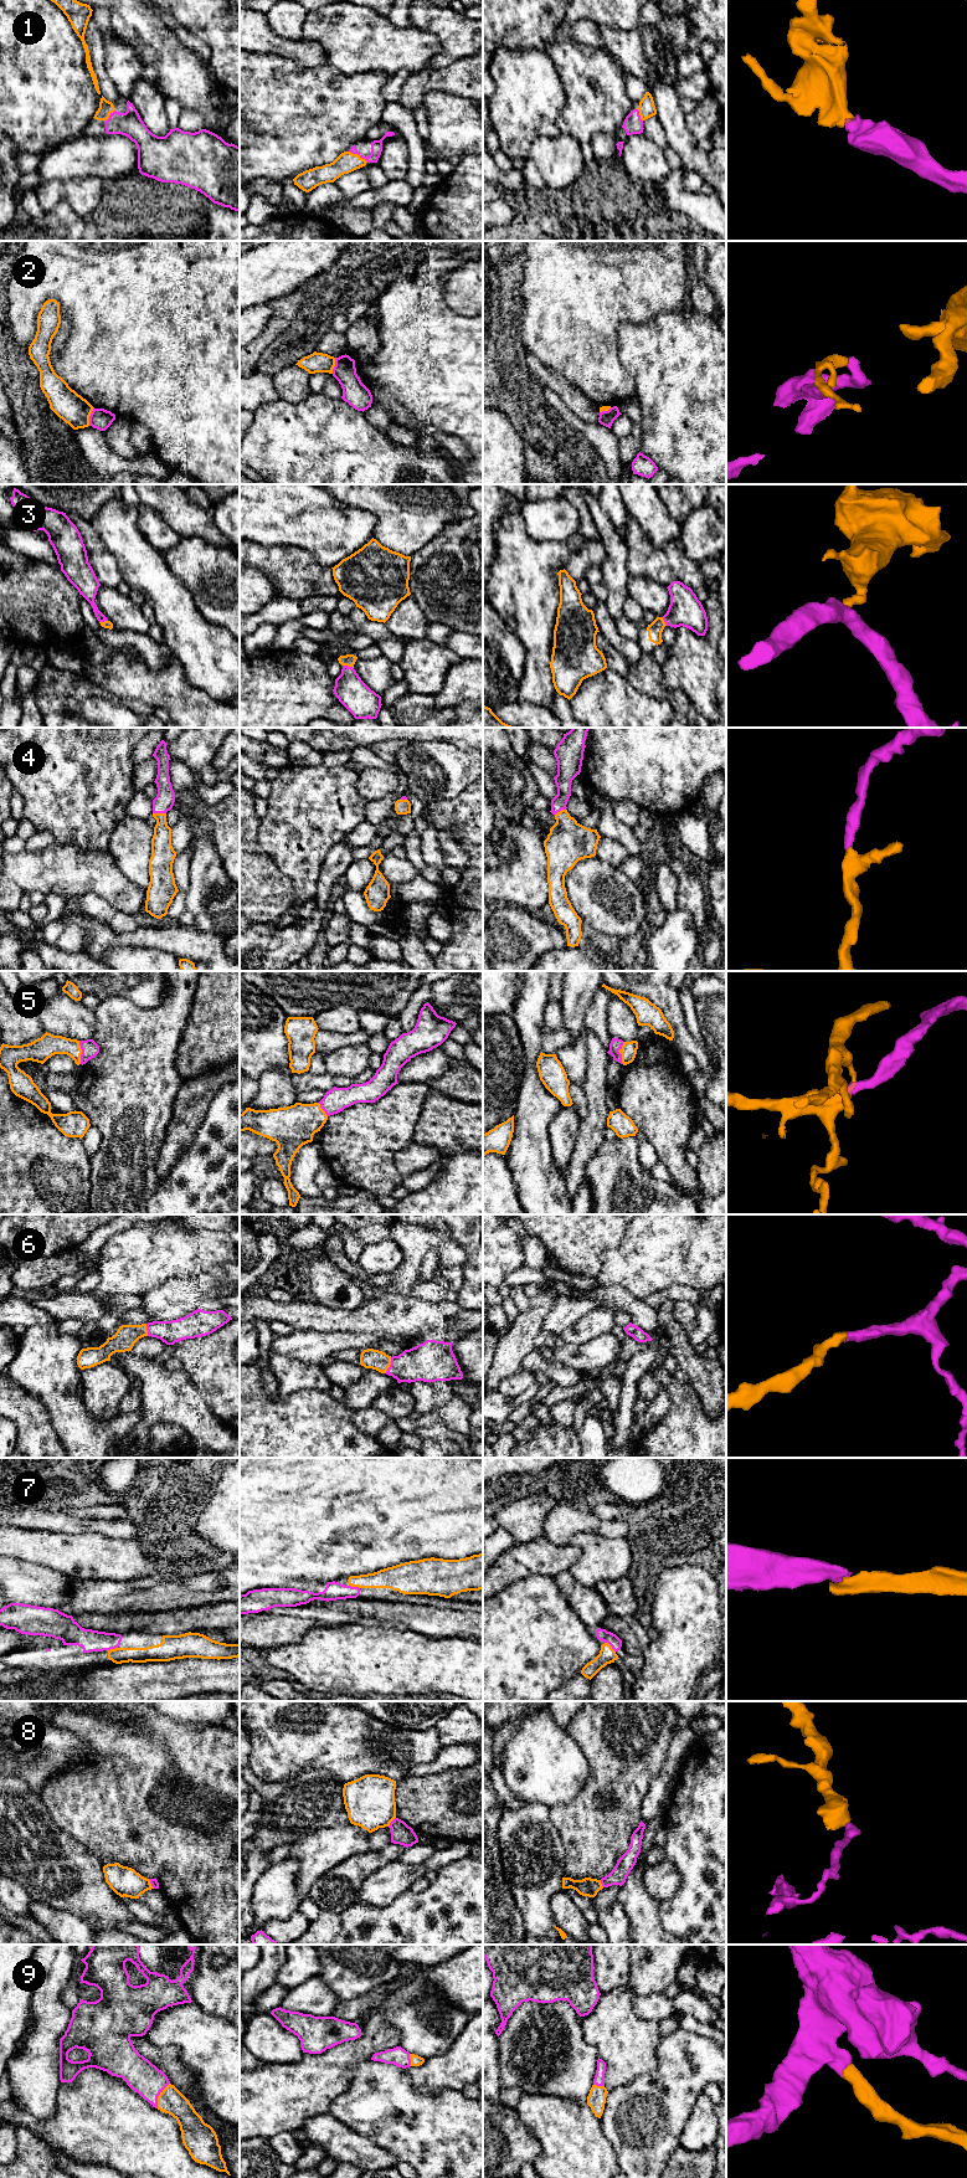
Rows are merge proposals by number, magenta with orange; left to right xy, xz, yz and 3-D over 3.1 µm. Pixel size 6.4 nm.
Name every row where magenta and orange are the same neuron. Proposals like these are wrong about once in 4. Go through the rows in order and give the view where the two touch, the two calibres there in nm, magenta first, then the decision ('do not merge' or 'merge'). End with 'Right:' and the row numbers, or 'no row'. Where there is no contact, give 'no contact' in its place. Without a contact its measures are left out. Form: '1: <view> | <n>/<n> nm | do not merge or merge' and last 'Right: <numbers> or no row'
1: xz | 80/140 nm | merge
2: xy | 140/200 nm | do not merge
3: xz | 200/80 nm | merge
4: xy | 130/140 nm | merge
5: xy | 110/140 nm | merge
6: xz | 260/130 nm | merge
7: yz | 80/110 nm | merge
8: xz | 140/320 nm | do not merge
9: xy | 220/170 nm | merge
Right: 1, 3, 4, 5, 6, 7, 9

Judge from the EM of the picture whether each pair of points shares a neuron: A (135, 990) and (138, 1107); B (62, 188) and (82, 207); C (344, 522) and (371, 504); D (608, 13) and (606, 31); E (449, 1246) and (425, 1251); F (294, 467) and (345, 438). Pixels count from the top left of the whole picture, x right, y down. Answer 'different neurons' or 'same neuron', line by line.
A: different neurons
B: same neuron
C: different neurons
D: different neurons
E: different neurons
F: same neuron

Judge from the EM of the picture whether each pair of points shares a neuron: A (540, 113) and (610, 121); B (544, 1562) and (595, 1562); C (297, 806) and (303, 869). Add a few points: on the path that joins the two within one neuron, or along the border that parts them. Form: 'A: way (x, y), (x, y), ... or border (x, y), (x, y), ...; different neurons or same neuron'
A: border (564, 87), (565, 103), (557, 121), (560, 133); different neurons
B: border (570, 1542), (579, 1549), (580, 1557), (567, 1570); different neurons
C: way (297, 822), (297, 847), (299, 853); same neuron

